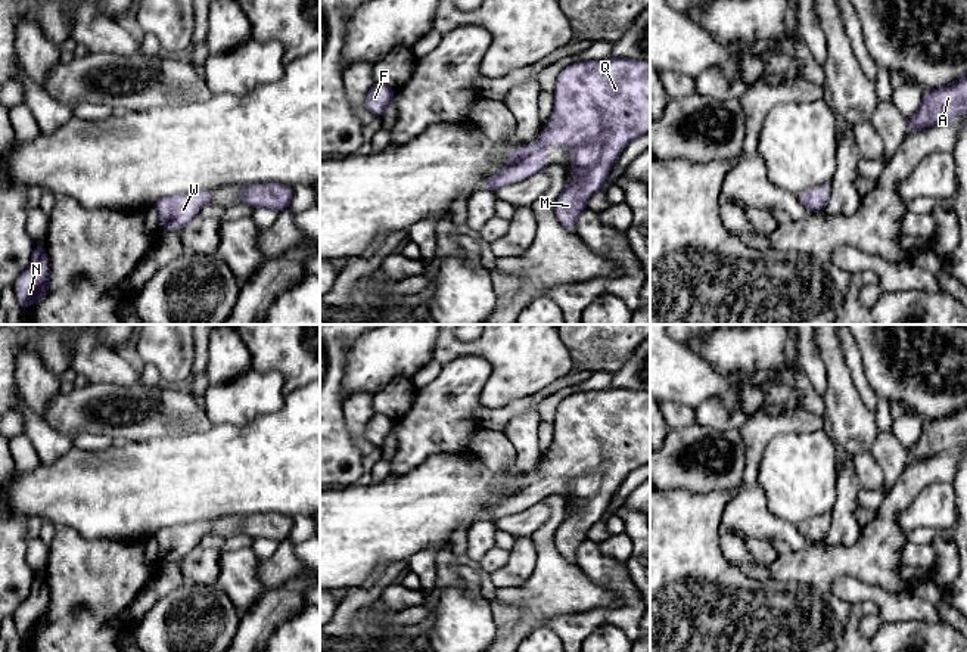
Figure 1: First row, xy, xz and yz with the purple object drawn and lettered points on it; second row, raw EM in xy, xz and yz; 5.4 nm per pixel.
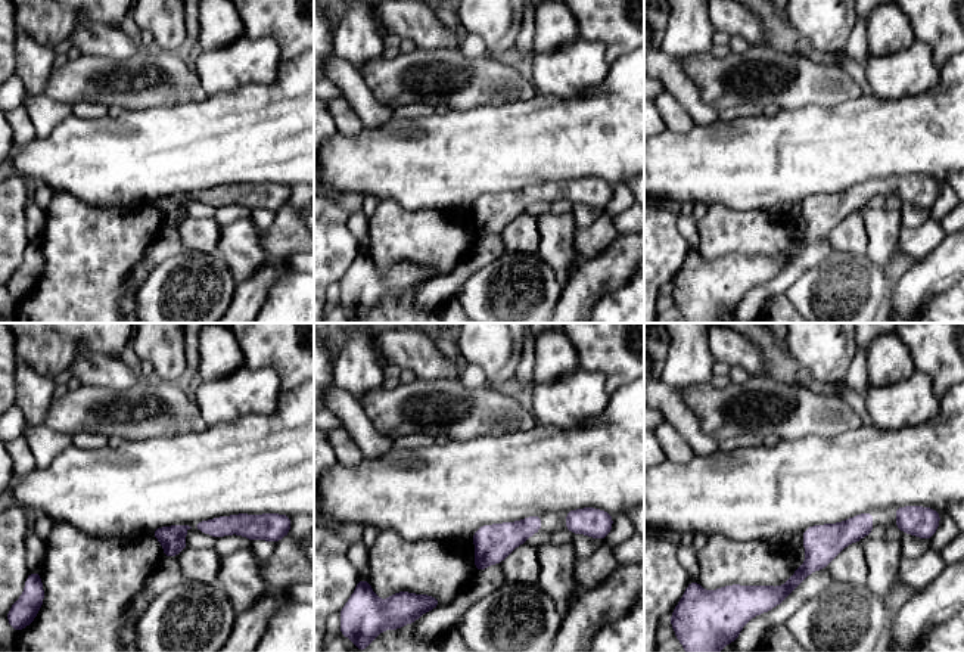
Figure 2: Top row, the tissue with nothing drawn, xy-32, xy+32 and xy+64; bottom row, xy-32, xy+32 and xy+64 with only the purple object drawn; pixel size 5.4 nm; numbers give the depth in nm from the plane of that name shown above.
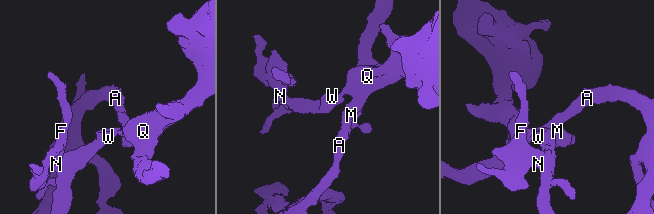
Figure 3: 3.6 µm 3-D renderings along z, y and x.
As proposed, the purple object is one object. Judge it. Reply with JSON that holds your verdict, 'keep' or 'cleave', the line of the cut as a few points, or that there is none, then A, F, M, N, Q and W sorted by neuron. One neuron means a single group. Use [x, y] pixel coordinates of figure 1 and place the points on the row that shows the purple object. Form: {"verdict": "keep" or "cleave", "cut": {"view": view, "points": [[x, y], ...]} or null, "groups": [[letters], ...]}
{"verdict": "keep", "cut": null, "groups": [["A", "F", "M", "N", "Q", "W"]]}

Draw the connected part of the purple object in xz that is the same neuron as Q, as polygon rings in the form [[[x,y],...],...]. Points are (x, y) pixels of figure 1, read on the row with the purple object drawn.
[[[610,56],[606,60],[575,62],[559,74],[553,96],[553,114],[541,137],[528,146],[510,150],[512,165],[491,176],[482,189],[495,193],[501,187],[545,171],[550,158],[544,148],[566,146],[572,155],[568,168],[572,181],[562,190],[553,209],[559,223],[568,232],[576,233],[578,217],[587,209],[588,199],[603,189],[624,148],[650,131],[650,60]]]

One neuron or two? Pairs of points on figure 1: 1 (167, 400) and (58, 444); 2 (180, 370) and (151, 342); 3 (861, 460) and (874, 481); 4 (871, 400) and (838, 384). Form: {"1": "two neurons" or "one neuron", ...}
{"1": "two neurons", "2": "one neuron", "3": "one neuron", "4": "two neurons"}

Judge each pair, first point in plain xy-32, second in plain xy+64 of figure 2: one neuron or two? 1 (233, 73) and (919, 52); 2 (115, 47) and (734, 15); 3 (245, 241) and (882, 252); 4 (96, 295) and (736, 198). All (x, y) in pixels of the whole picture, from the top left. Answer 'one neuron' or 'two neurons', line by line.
1: one neuron
2: one neuron
3: one neuron
4: two neurons

